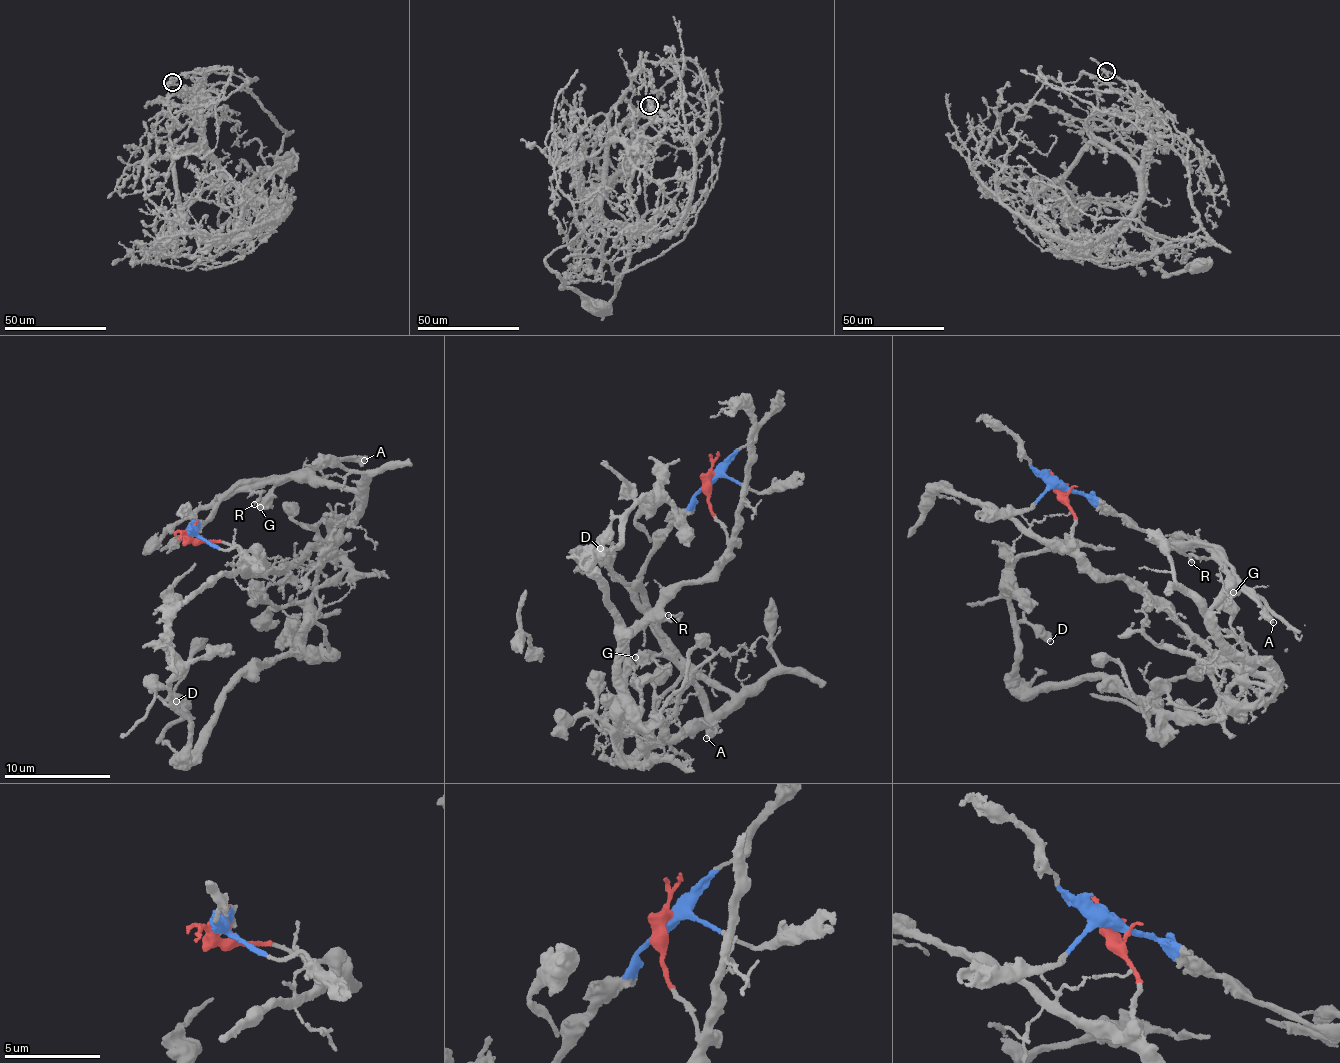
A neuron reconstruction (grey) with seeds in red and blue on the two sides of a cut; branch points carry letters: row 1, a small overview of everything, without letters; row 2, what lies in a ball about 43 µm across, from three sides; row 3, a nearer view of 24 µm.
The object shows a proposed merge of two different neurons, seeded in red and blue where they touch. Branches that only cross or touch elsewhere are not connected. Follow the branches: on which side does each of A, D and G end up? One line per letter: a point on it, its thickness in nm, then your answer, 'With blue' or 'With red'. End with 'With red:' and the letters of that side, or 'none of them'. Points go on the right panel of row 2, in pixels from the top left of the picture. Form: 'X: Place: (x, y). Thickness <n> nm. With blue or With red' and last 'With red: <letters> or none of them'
A: Place: (1273, 622). Thickness 480 nm. With blue
D: Place: (1050, 641). Thickness 550 nm. With red
G: Place: (1233, 592). Thickness 600 nm. With blue
With red: D

